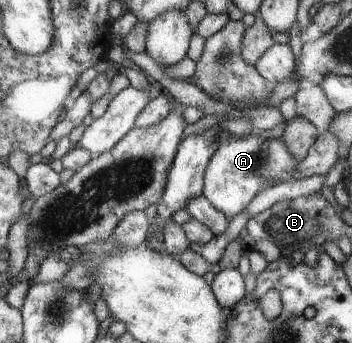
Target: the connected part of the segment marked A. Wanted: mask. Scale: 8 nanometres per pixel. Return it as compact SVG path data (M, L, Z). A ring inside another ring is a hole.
M253 131L249 135L240 138L240 135L236 135L236 138L220 144L220 147L216 149L215 156L211 158L211 162L208 165L205 174L205 181L203 184L203 195L218 212L223 212L229 219L238 215L246 206L254 200L254 197L264 189L264 180L286 180L294 181L294 178L290 178L290 170L295 170L299 161L292 156L291 151L287 149L287 145L278 140L268 140L268 138L262 138L261 132Z

